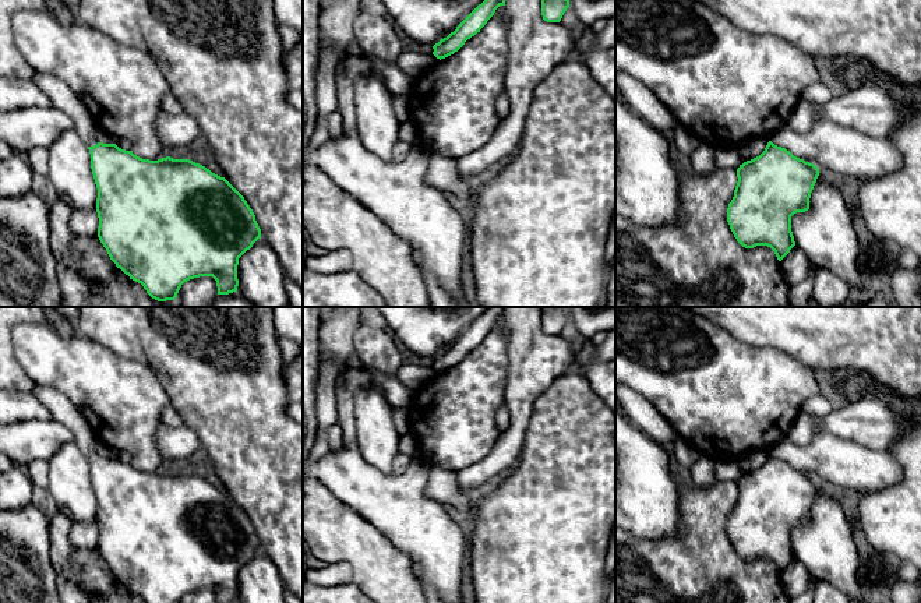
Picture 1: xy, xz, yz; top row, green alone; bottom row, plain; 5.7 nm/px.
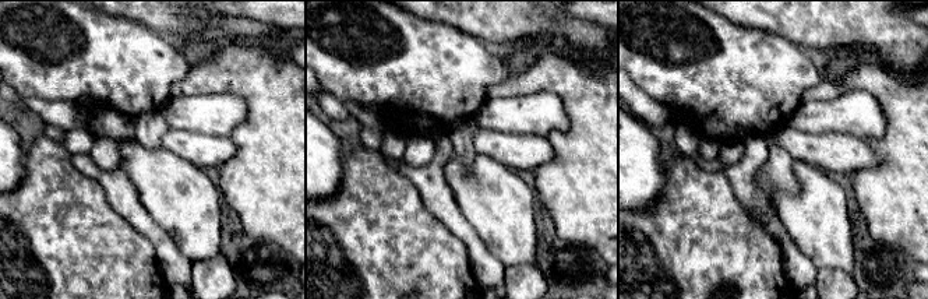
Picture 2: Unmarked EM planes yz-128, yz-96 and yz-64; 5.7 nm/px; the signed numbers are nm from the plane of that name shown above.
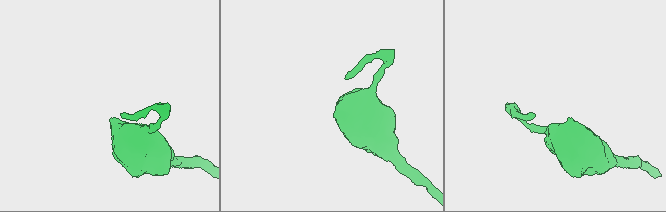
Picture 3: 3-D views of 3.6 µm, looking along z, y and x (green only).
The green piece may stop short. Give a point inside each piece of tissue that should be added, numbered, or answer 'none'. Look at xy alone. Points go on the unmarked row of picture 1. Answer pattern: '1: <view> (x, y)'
1: xy (63, 411)

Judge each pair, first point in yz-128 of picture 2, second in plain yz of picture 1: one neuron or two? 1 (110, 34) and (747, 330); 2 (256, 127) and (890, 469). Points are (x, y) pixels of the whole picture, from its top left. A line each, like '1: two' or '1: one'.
1: two
2: two

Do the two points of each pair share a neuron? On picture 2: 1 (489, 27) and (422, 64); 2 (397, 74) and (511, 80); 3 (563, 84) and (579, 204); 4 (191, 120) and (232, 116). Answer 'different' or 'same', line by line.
1: different
2: different
3: same
4: same

